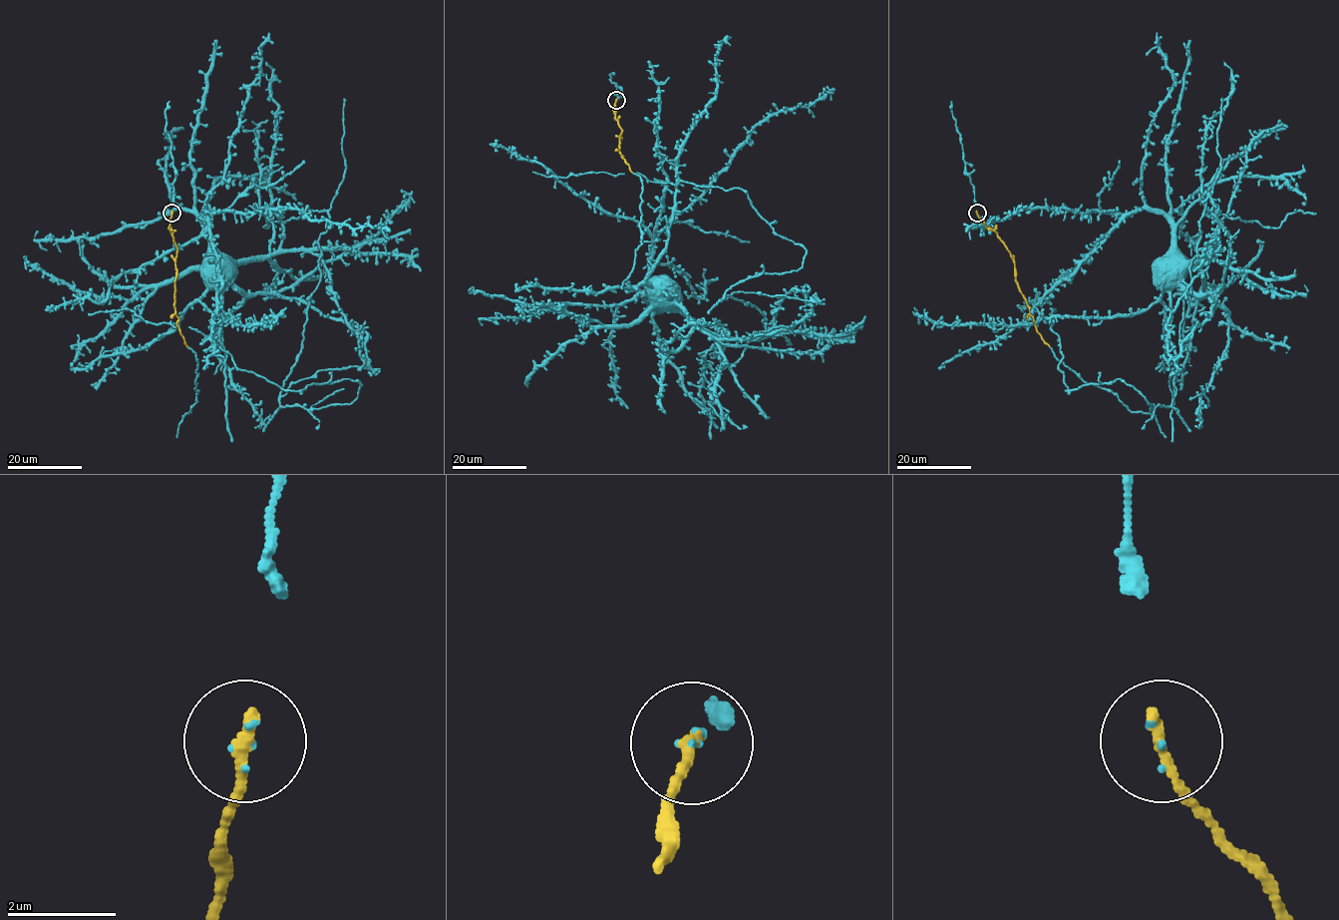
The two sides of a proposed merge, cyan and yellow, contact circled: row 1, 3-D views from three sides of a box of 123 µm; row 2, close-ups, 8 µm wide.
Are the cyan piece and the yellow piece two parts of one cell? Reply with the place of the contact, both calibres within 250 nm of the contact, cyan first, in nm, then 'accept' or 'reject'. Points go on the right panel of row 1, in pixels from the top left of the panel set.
at (977, 213); 70 nm thick on the cyan side, 240 nm on the other; accept

